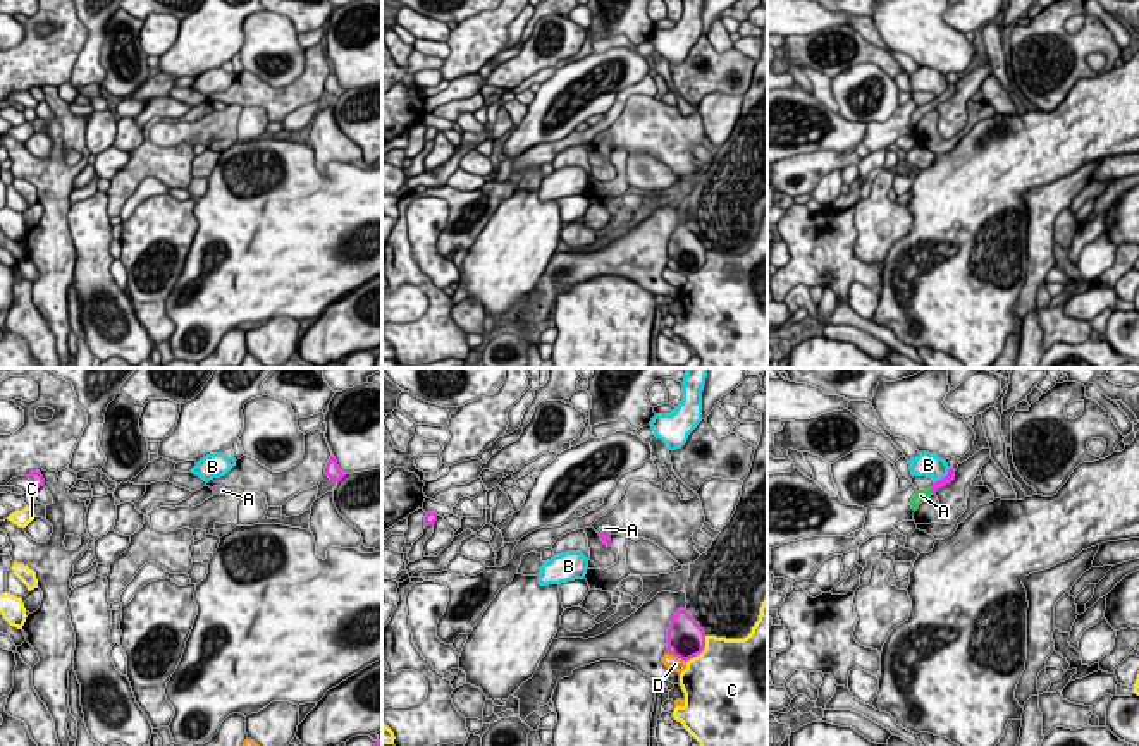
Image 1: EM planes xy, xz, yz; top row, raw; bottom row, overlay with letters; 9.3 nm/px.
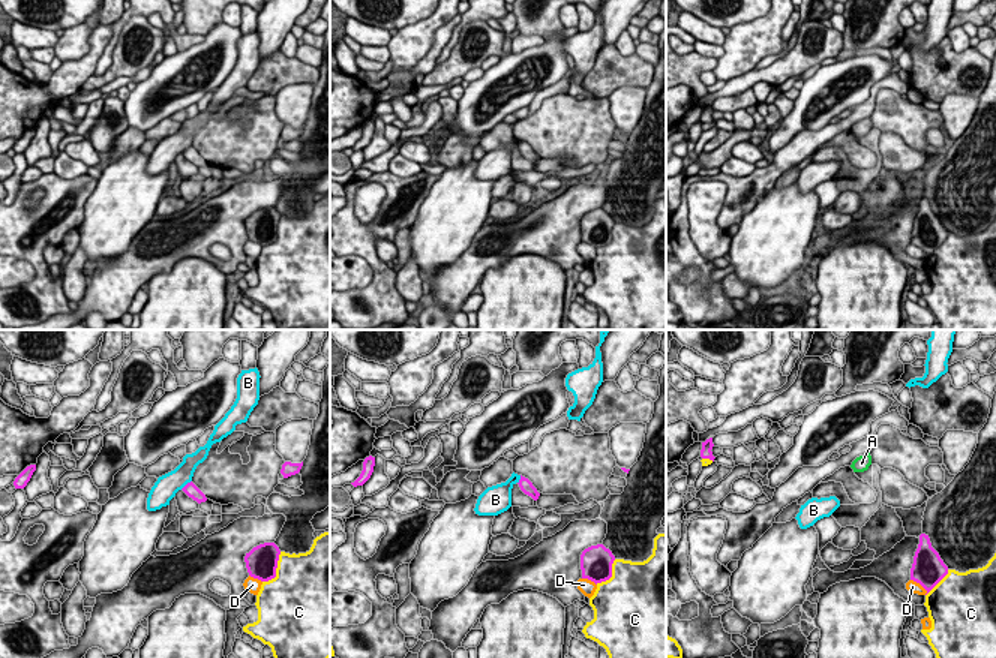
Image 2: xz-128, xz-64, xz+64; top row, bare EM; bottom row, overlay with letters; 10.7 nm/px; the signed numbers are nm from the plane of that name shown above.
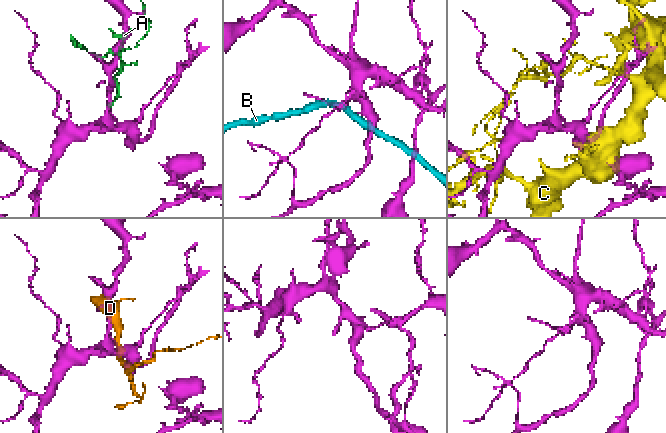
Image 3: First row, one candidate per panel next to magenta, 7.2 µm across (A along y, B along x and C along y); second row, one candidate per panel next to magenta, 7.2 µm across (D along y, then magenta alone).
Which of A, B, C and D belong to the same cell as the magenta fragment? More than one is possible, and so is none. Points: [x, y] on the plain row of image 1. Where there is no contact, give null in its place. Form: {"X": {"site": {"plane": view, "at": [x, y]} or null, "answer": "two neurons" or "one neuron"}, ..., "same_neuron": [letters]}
{"A": {"site": {"plane": "yz", "at": [931, 105]}, "answer": "one neuron"}, "B": {"site": {"plane": "yz", "at": [945, 91]}, "answer": "two neurons"}, "C": {"site": {"plane": "xz", "at": [701, 267]}, "answer": "two neurons"}, "D": {"site": {"plane": "xz", "at": [677, 270]}, "answer": "two neurons"}, "same_neuron": ["A"]}

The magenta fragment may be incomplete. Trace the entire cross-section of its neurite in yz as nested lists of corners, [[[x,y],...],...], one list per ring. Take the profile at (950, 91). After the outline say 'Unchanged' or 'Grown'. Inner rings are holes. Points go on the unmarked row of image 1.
[[[950,83],[950,84],[948,84],[948,89],[946,89],[943,95],[934,96],[934,100],[933,100],[931,103],[927,103],[927,105],[919,105],[919,107],[914,110],[912,117],[910,117],[912,124],[917,125],[919,120],[920,120],[927,112],[936,110],[936,107],[938,107],[939,103],[950,100],[950,98],[955,95],[955,86],[957,86],[957,84]]]. Grown

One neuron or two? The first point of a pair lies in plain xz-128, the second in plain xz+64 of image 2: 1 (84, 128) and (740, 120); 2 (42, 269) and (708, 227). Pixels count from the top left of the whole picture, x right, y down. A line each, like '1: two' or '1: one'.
1: two
2: two

